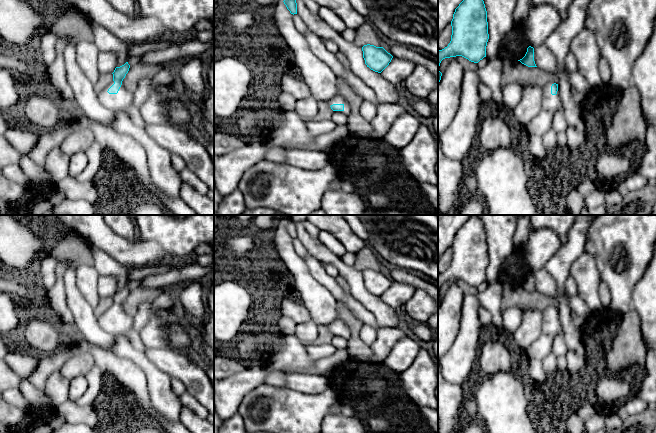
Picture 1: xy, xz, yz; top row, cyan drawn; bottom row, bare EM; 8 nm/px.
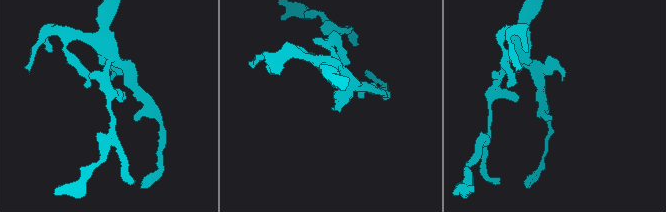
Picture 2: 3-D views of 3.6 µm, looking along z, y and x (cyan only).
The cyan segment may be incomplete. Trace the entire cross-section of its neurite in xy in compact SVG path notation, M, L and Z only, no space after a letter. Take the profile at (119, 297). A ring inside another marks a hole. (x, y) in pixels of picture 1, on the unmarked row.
M128 286L115 292L112 297L113 305L103 314L97 316L98 324L105 332L113 336L127 337L139 352L143 352L145 346L140 342L139 333L133 329L133 317L129 316L122 307L129 292Z

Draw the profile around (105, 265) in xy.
M92 247L93 266L101 276L109 276L115 280L115 292L124 289L129 283L129 269L113 259L105 251Z

